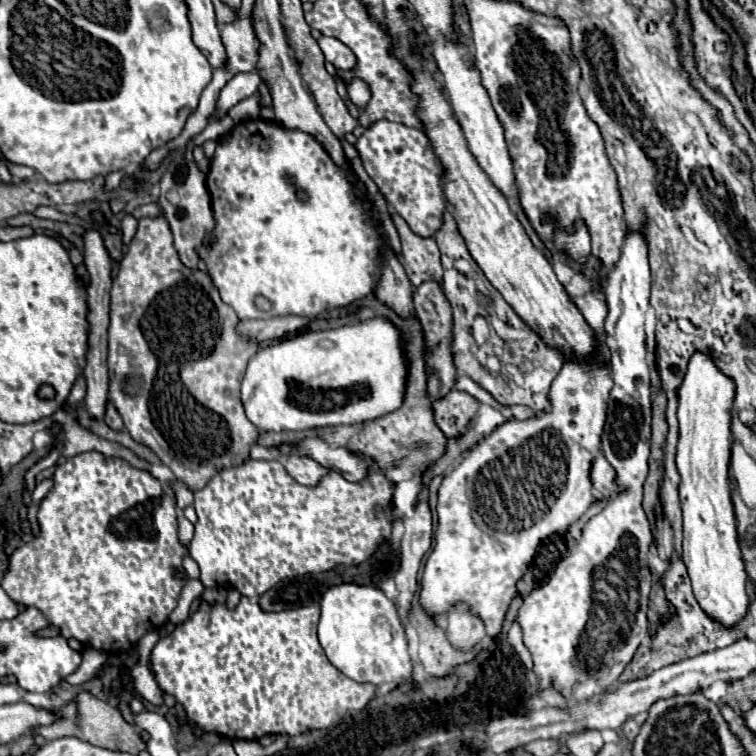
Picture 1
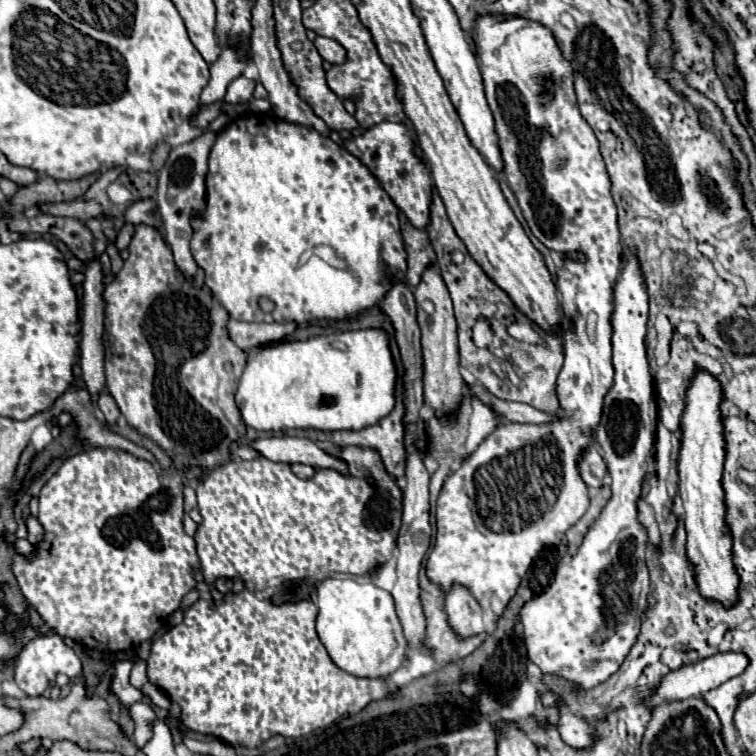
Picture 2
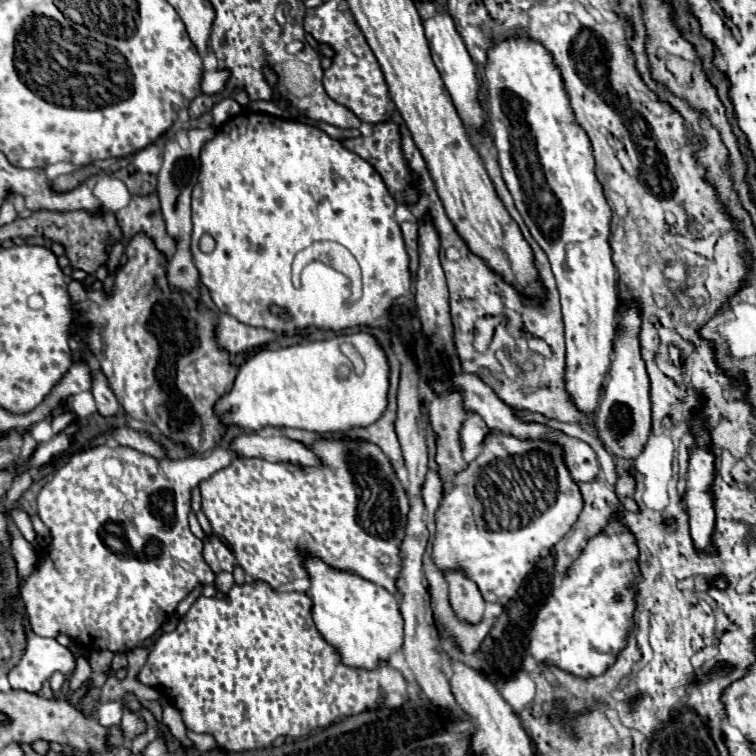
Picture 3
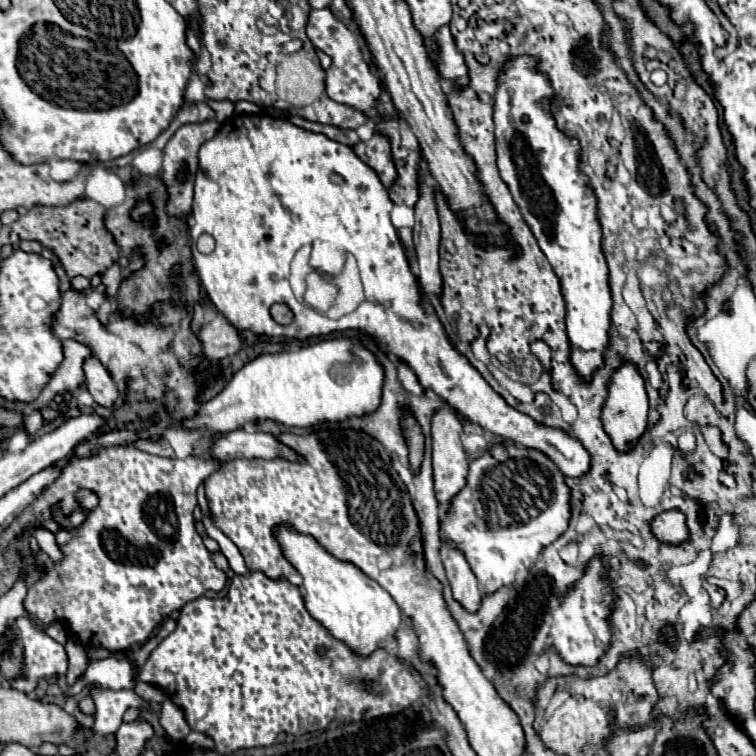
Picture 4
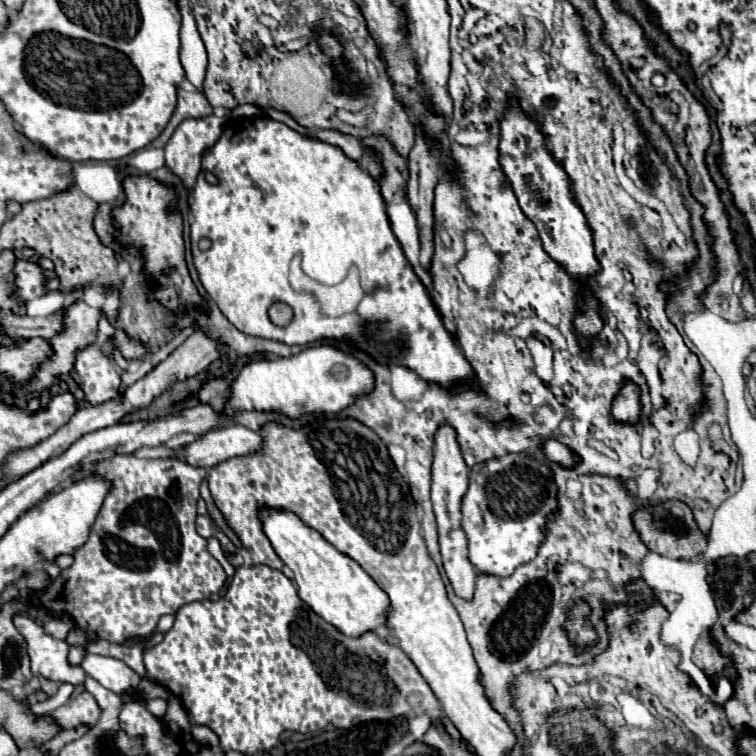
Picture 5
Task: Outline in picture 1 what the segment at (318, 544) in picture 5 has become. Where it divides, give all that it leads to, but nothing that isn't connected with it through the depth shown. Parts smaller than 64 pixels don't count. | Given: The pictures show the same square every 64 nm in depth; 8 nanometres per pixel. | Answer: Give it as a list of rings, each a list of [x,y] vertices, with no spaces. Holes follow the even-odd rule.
[[[352,582],[334,584],[322,594],[320,610],[322,610],[322,614],[320,614],[320,622],[318,622],[318,638],[320,638],[320,644],[322,644],[328,660],[340,672],[344,672],[348,678],[352,678],[356,682],[372,682],[376,686],[380,686],[384,682],[392,682],[396,678],[410,680],[412,664],[410,664],[406,634],[404,634],[402,622],[396,614],[394,602],[380,588],[360,586],[360,584],[352,584]]]

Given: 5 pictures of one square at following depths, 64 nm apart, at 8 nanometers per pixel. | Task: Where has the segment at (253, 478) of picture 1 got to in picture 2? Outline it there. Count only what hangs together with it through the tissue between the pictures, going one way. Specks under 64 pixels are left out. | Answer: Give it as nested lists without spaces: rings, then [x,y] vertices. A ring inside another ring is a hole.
[[[342,446],[340,450],[326,450],[326,452],[336,456],[336,458],[340,458],[340,460],[344,460],[348,464],[348,474],[342,474],[338,470],[316,470],[312,478],[302,480],[302,478],[298,478],[292,472],[292,468],[288,464],[270,462],[270,460],[264,460],[264,458],[254,458],[254,460],[248,460],[248,462],[246,460],[230,460],[228,464],[214,468],[208,474],[208,478],[204,478],[198,484],[196,494],[198,494],[198,510],[202,514],[202,524],[198,526],[198,532],[196,532],[194,540],[196,540],[198,558],[200,558],[200,564],[202,564],[202,574],[204,574],[204,580],[208,584],[212,584],[218,576],[226,576],[226,578],[240,576],[246,582],[246,586],[252,586],[252,590],[264,592],[268,588],[276,588],[276,586],[280,586],[284,582],[290,582],[290,580],[312,580],[312,582],[318,582],[322,578],[332,576],[332,572],[350,574],[350,576],[378,578],[380,570],[392,558],[392,550],[394,550],[394,544],[396,544],[398,534],[400,534],[402,510],[404,510],[402,490],[398,488],[396,478],[386,472],[386,468],[382,464],[382,458],[380,458],[380,454],[376,450],[362,448],[362,446]]]

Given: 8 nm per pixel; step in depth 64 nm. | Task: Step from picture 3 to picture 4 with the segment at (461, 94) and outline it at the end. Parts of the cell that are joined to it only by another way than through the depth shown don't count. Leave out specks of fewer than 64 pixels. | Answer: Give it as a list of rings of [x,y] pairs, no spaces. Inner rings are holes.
[[[444,26],[440,28],[440,32],[436,32],[436,40],[440,44],[440,54],[438,54],[438,70],[440,76],[456,82],[456,84],[466,84],[466,64],[464,58],[460,56],[460,52],[456,52],[456,44],[450,36],[450,28]]]

